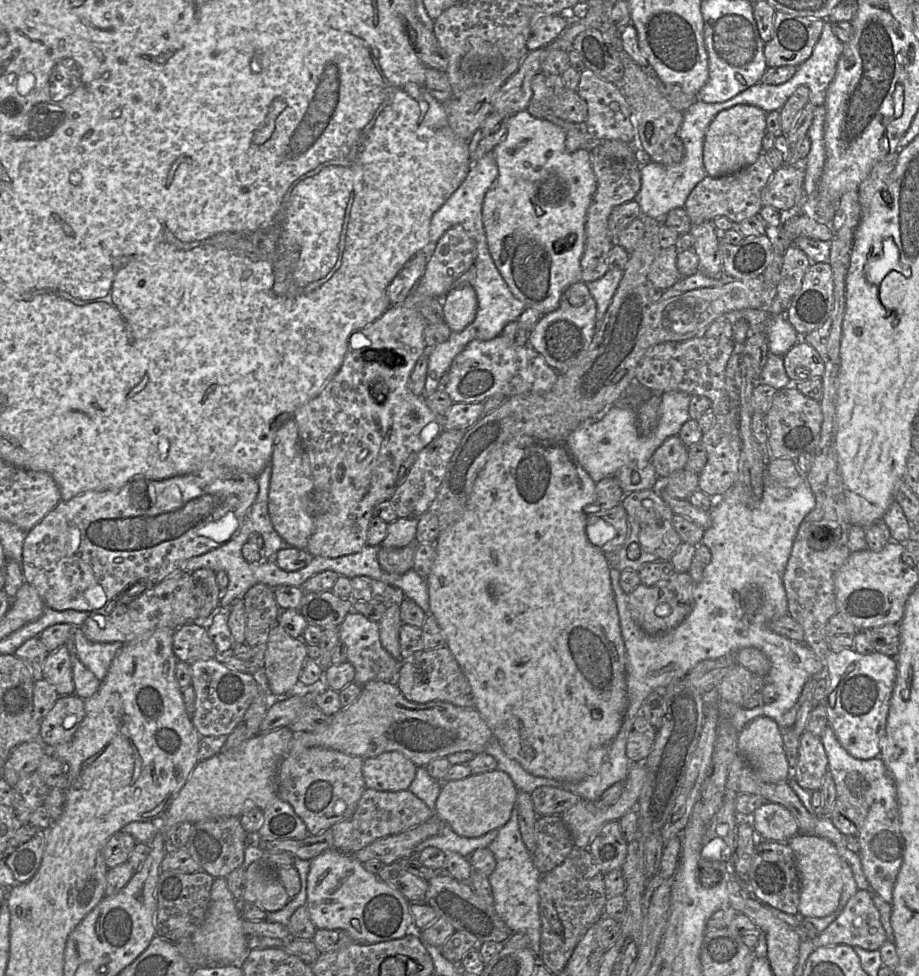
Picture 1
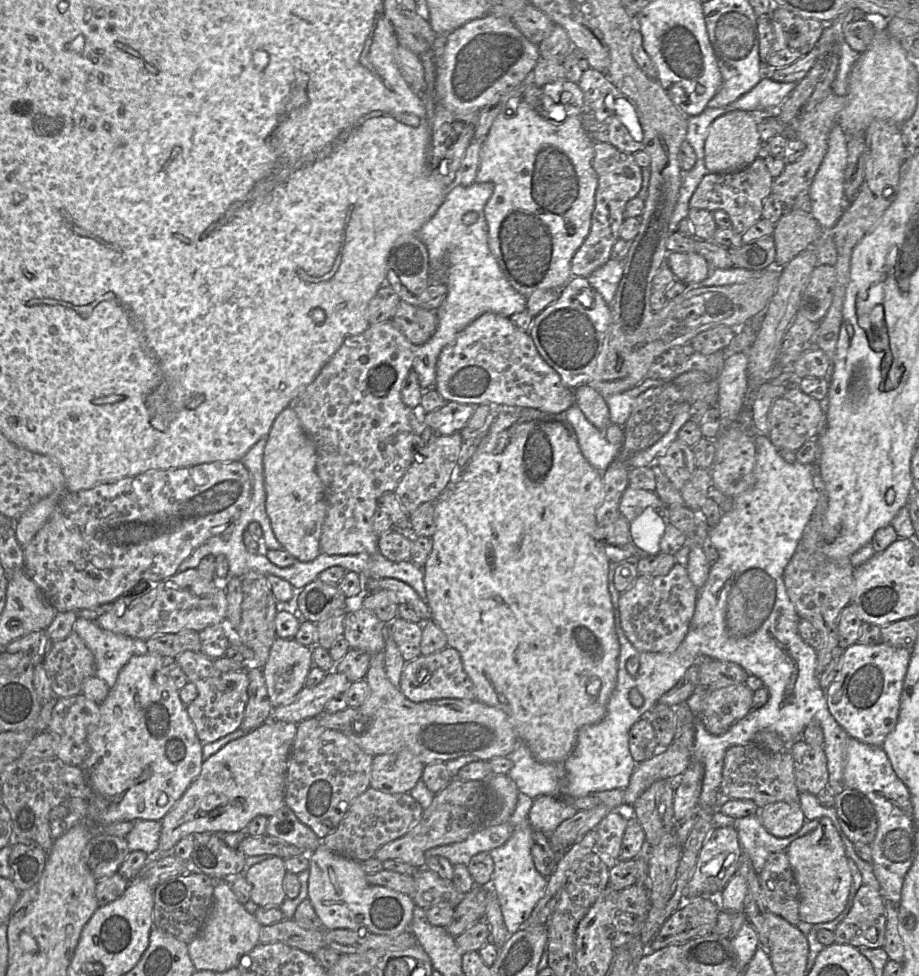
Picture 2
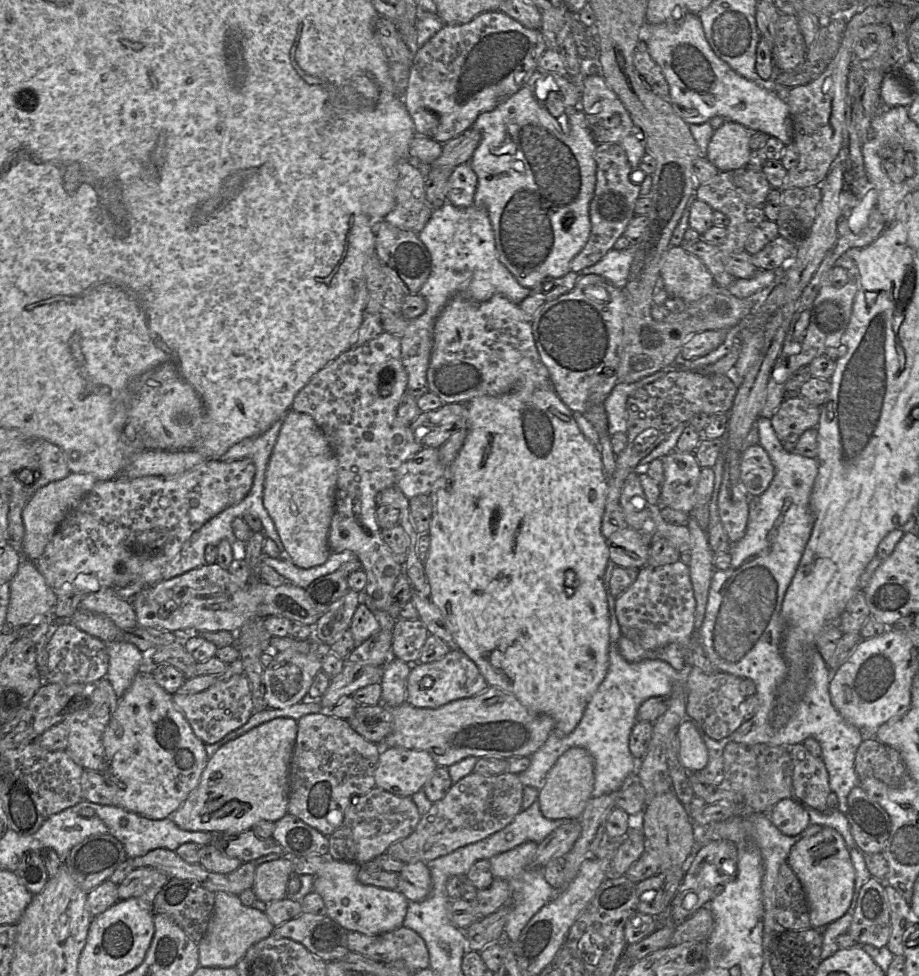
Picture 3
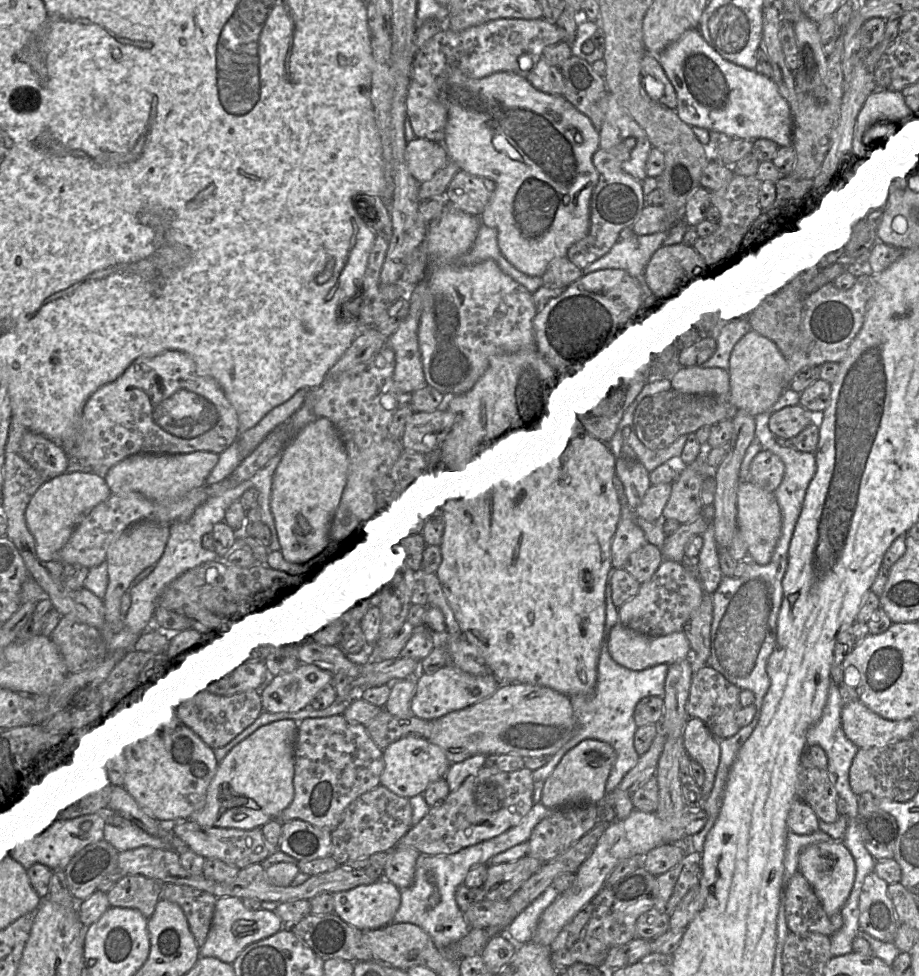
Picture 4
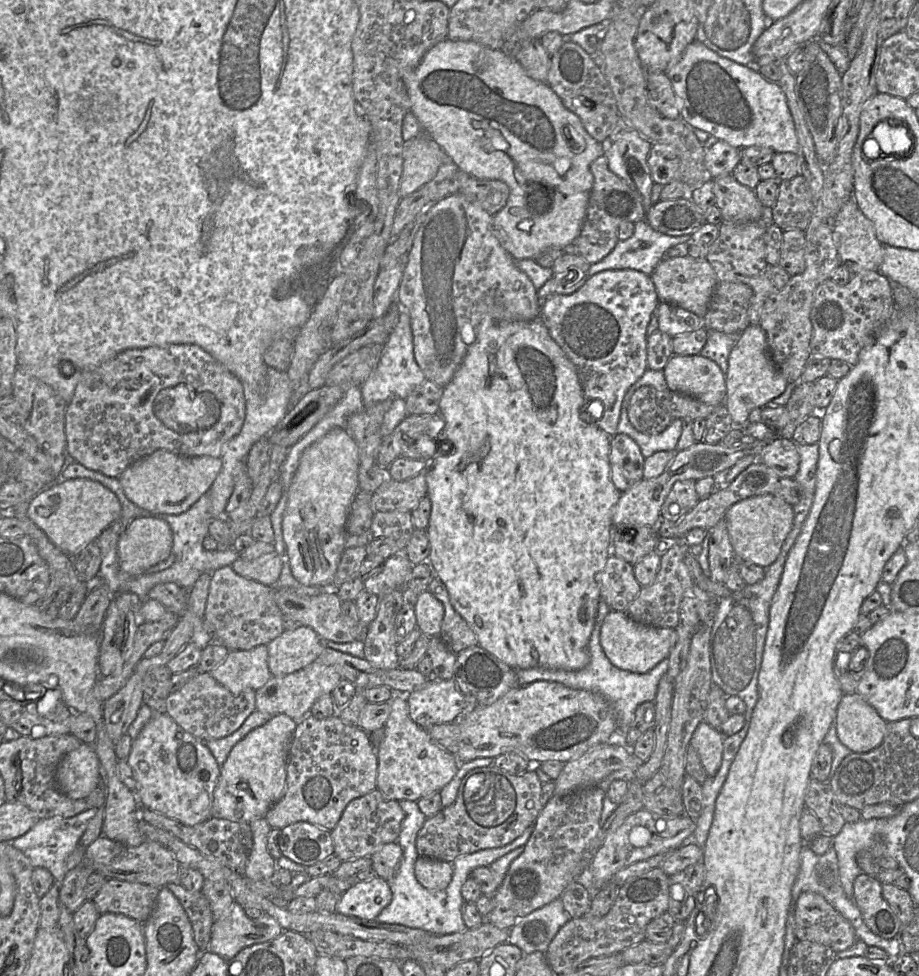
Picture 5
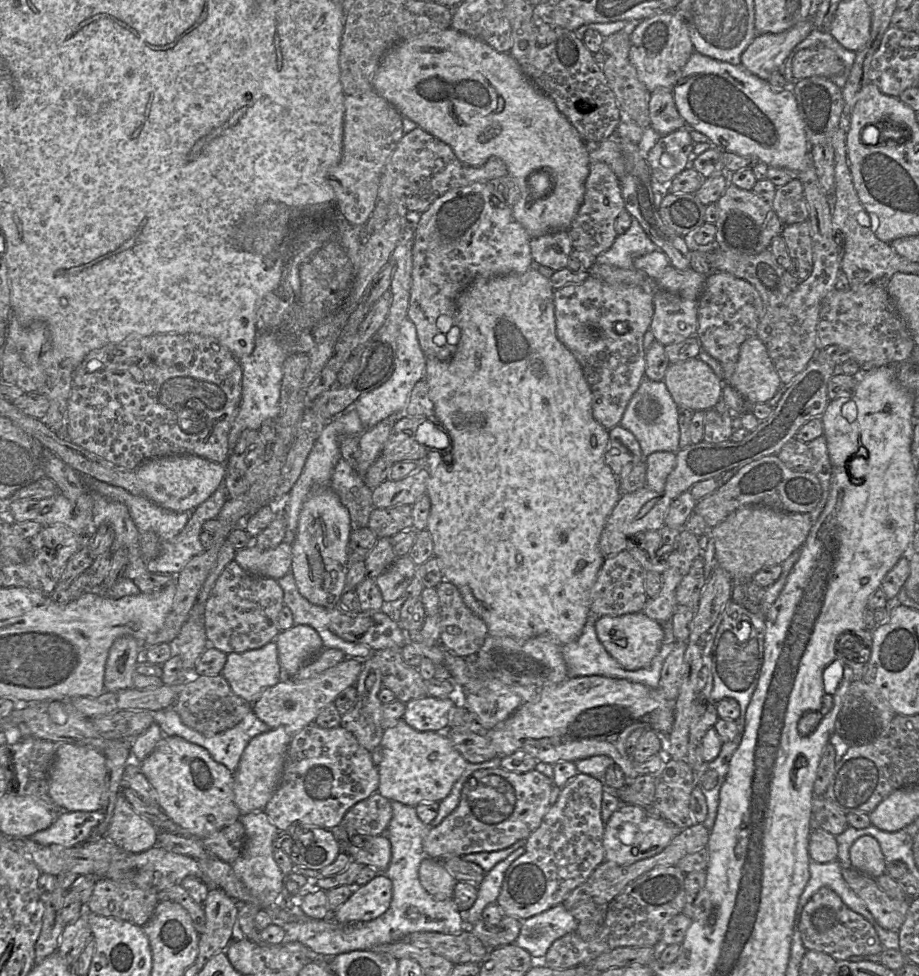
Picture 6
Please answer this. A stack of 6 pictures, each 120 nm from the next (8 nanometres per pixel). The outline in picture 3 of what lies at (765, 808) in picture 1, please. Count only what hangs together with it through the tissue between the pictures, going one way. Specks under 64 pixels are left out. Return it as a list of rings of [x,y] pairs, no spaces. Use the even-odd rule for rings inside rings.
[[[794,797],[780,800],[767,815],[786,836],[795,836],[810,825],[808,809]]]

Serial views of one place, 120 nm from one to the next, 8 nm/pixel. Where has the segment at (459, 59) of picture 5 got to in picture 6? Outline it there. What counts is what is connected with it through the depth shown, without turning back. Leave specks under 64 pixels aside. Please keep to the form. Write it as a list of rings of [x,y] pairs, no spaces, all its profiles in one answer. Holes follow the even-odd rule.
[[[452,27],[424,33],[413,39],[400,42],[386,52],[375,73],[372,86],[373,90],[393,105],[403,117],[409,118],[421,129],[448,144],[461,162],[472,167],[480,167],[491,157],[500,158],[507,167],[508,176],[517,183],[520,190],[520,198],[512,206],[513,216],[525,228],[531,239],[548,233],[570,230],[584,199],[585,182],[591,165],[589,145],[581,138],[577,129],[558,110],[553,99],[539,90],[526,76],[520,64],[509,52],[498,52],[484,41],[459,32]]]

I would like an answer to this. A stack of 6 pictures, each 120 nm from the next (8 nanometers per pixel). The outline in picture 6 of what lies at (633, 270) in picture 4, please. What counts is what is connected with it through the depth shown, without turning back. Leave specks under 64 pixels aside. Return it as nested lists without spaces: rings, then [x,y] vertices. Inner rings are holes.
[[[633,218],[631,226],[622,235],[618,235],[611,248],[597,256],[597,264],[608,264],[623,269],[634,269],[633,261],[645,254],[658,250],[647,236],[641,224]]]

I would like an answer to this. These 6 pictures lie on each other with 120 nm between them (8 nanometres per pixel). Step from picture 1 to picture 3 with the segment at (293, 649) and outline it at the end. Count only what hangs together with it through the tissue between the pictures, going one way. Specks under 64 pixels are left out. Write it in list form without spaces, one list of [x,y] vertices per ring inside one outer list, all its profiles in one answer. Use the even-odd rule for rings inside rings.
[[[293,650],[273,653],[274,656],[271,663],[263,671],[264,699],[267,708],[284,709],[308,700],[307,693],[313,679],[318,672],[322,671],[321,658],[314,652],[310,652],[307,655]]]

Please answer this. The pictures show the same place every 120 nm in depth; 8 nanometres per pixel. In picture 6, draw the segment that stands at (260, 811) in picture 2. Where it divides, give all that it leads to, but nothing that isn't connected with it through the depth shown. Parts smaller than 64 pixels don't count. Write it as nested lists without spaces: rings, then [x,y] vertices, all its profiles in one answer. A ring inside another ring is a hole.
[[[280,726],[255,736],[242,753],[238,769],[234,774],[234,801],[241,816],[264,811],[281,784],[285,756],[292,736]]]

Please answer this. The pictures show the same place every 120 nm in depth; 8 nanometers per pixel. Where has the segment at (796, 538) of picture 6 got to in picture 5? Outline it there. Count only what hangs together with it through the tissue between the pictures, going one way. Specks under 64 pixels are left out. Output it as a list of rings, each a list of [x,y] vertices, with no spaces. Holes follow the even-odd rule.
[[[771,494],[753,496],[735,503],[724,519],[736,558],[763,568],[770,566],[793,528],[794,514],[793,506]]]

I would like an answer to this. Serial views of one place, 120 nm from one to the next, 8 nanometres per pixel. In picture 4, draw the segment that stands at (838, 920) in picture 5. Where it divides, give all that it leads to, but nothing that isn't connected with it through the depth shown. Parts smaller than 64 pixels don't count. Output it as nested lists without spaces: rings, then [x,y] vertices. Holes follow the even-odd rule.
[[[799,872],[785,889],[785,916],[790,932],[818,932],[832,936],[834,927],[809,882]]]

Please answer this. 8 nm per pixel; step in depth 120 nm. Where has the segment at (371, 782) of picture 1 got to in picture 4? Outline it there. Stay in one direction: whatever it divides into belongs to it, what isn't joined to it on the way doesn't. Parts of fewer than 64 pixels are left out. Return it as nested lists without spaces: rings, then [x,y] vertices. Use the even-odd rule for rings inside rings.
[[[407,736],[391,743],[383,749],[383,760],[380,785],[408,799],[423,794],[431,783],[444,778],[451,765],[439,746],[419,736]]]

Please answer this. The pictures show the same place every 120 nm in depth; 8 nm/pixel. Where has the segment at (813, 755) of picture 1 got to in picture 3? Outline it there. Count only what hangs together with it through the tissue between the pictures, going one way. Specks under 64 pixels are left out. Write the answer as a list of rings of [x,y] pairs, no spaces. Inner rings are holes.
[[[803,744],[790,747],[790,754],[793,760],[794,798],[806,808],[828,813],[827,797],[831,789],[822,758],[813,756]]]

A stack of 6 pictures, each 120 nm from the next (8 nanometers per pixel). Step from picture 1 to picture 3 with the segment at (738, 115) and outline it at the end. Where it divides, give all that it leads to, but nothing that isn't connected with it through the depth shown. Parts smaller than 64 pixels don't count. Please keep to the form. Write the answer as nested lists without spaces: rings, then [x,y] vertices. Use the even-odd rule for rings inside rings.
[[[725,120],[720,128],[714,130],[707,148],[707,159],[719,172],[735,170],[748,165],[750,153],[750,131],[743,125]]]

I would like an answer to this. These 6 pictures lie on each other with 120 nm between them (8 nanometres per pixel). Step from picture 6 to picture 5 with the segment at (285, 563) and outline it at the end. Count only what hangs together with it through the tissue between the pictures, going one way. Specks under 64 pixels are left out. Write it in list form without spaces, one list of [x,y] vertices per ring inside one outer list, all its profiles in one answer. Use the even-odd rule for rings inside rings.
[[[275,552],[264,554],[255,560],[243,560],[237,556],[232,567],[241,576],[276,587],[282,569],[282,558]]]

